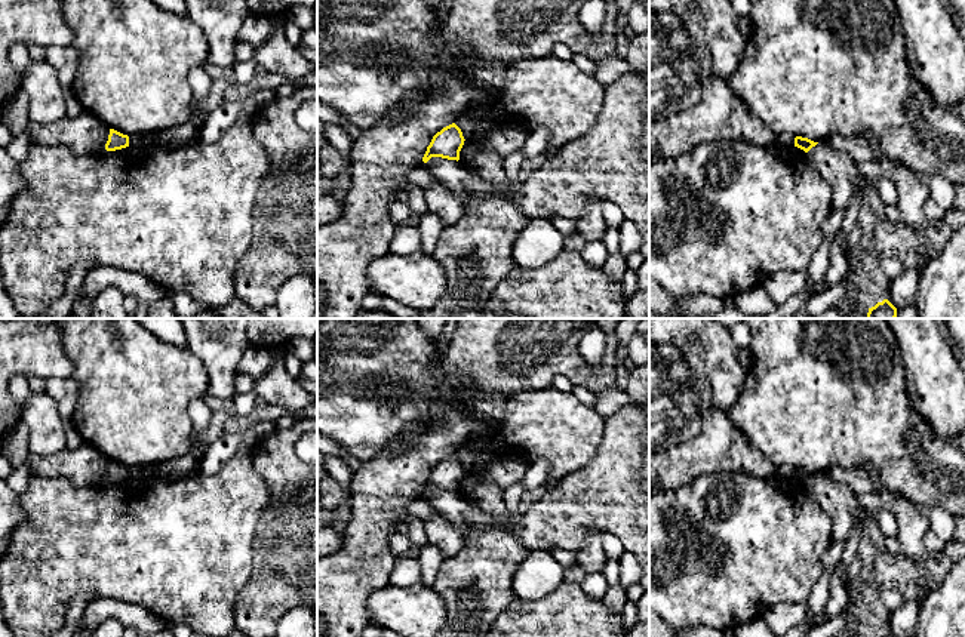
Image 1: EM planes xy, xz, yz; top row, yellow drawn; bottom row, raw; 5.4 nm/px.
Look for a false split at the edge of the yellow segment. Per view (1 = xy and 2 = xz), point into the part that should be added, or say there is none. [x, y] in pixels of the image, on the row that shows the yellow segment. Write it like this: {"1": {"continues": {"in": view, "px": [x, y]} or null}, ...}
{"1": {"continues": null}, "2": {"continues": null}}

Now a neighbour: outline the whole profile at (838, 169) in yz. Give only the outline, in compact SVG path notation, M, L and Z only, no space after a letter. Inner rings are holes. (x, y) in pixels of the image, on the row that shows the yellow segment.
M827 141L812 147L808 156L832 188L832 210L843 209L860 175L857 161L849 154L835 150Z

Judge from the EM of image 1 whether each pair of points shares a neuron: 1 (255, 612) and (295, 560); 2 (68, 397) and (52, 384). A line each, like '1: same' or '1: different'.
1: same
2: same

